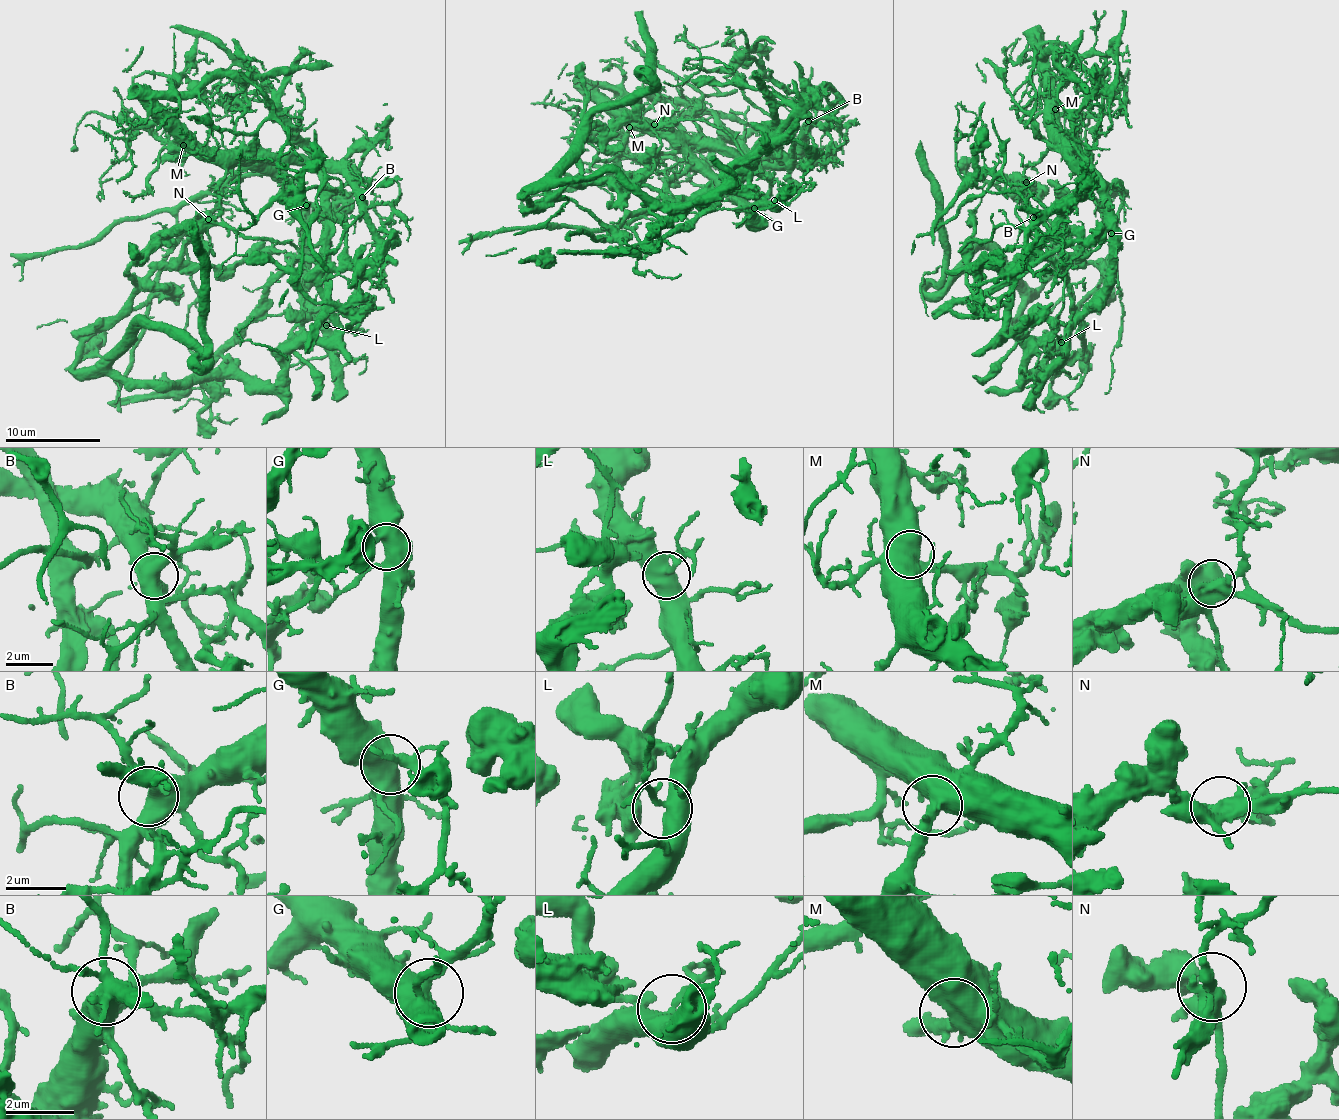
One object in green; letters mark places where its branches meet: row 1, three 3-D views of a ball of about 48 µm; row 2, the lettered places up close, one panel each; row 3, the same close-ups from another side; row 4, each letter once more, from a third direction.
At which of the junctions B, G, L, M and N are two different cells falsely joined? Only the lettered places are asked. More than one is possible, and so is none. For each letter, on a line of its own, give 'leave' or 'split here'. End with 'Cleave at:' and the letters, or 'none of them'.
B: leave
G: leave
L: leave
M: leave
N: split here
Cleave at: N

